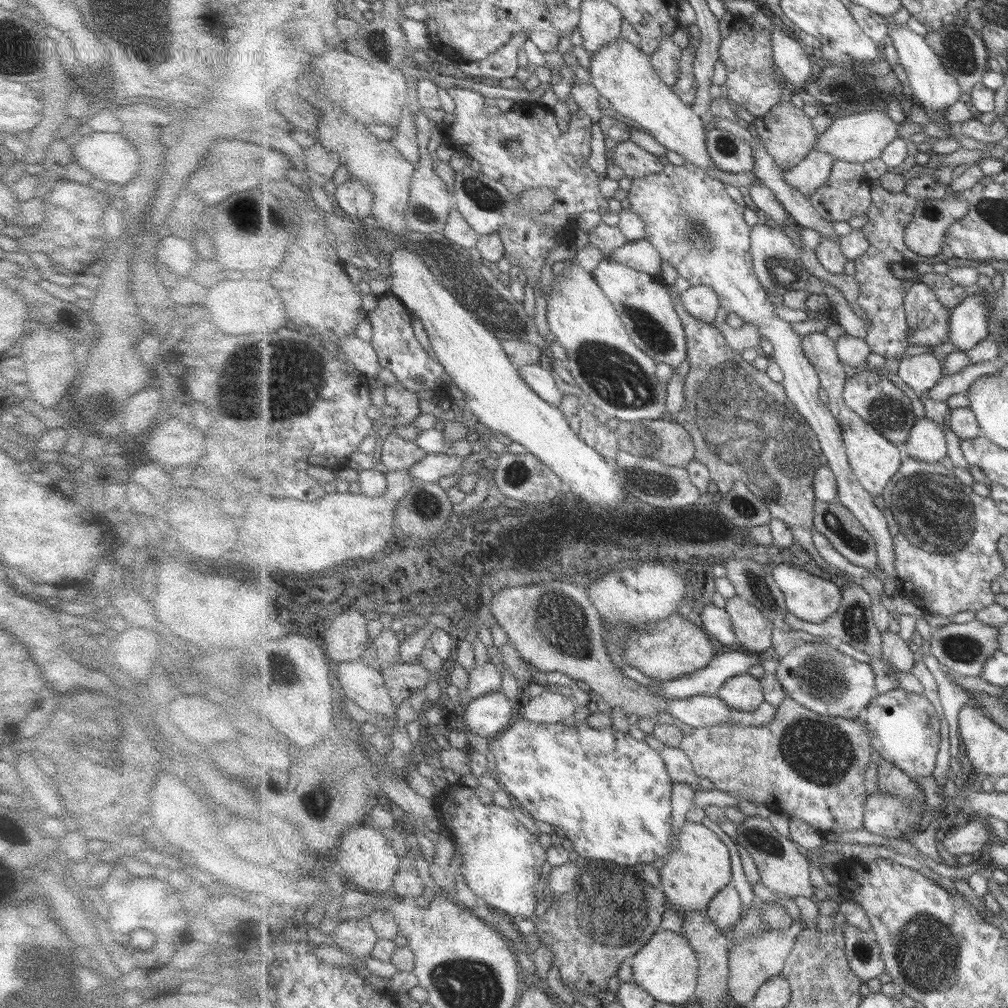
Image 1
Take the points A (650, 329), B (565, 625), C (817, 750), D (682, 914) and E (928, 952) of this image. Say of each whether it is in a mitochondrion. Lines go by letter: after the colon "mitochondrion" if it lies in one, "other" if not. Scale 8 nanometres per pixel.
A: mitochondrion
B: mitochondrion
C: mitochondrion
D: other
E: mitochondrion

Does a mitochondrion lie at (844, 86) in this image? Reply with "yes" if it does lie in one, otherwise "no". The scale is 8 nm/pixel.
yes

